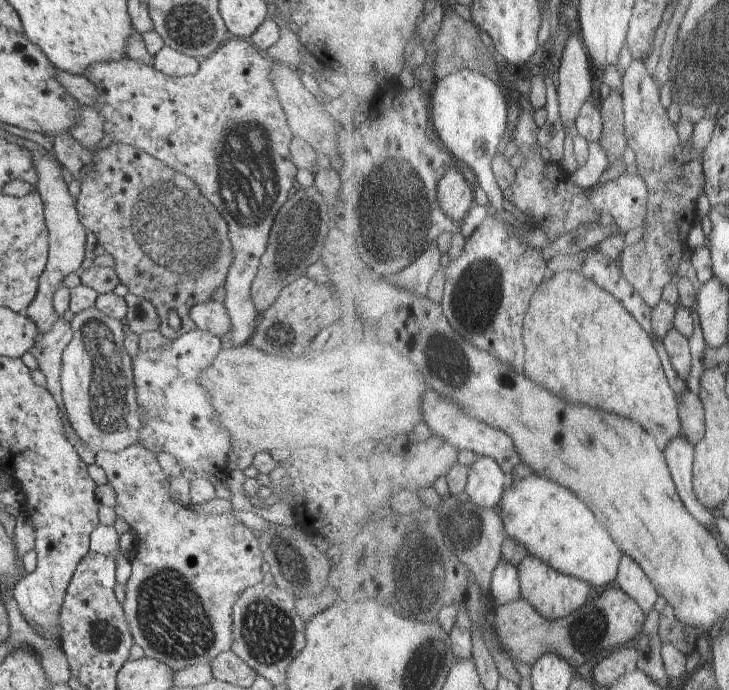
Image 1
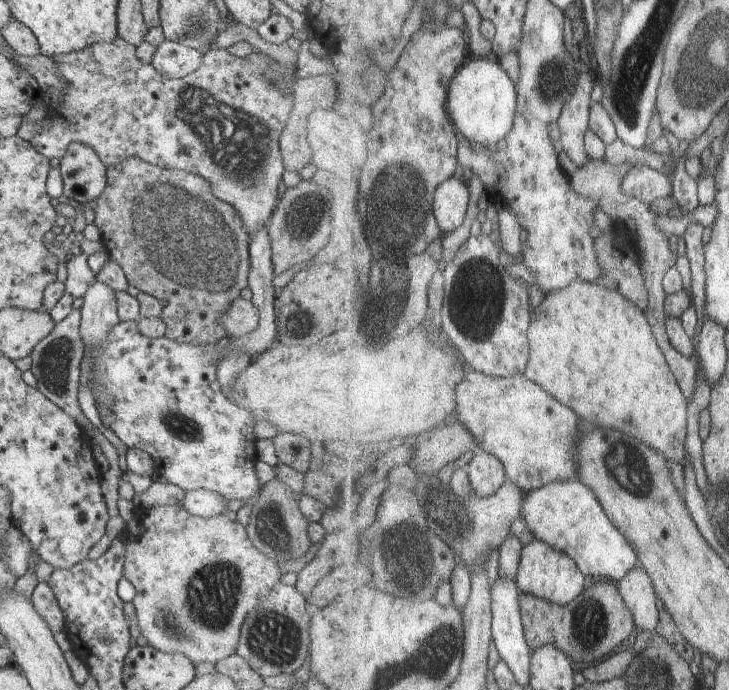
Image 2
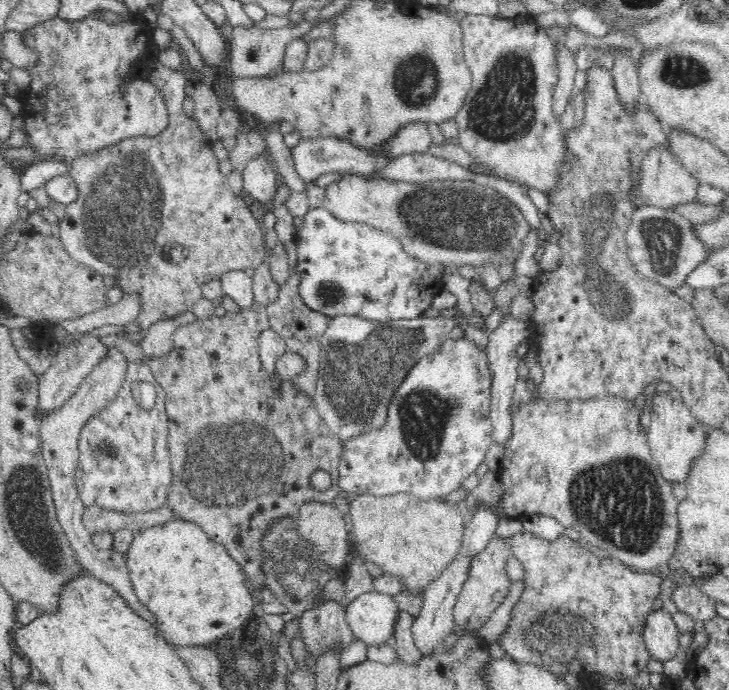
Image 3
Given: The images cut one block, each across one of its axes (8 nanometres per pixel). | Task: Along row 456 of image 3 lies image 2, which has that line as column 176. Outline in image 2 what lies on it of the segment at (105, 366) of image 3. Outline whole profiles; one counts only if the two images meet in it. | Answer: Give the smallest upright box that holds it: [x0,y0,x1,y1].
[150,39,202,79]

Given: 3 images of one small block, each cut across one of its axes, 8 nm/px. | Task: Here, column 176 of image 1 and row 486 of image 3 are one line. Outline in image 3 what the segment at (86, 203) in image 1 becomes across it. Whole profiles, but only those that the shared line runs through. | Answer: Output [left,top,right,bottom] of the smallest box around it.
[144,304,344,589]

